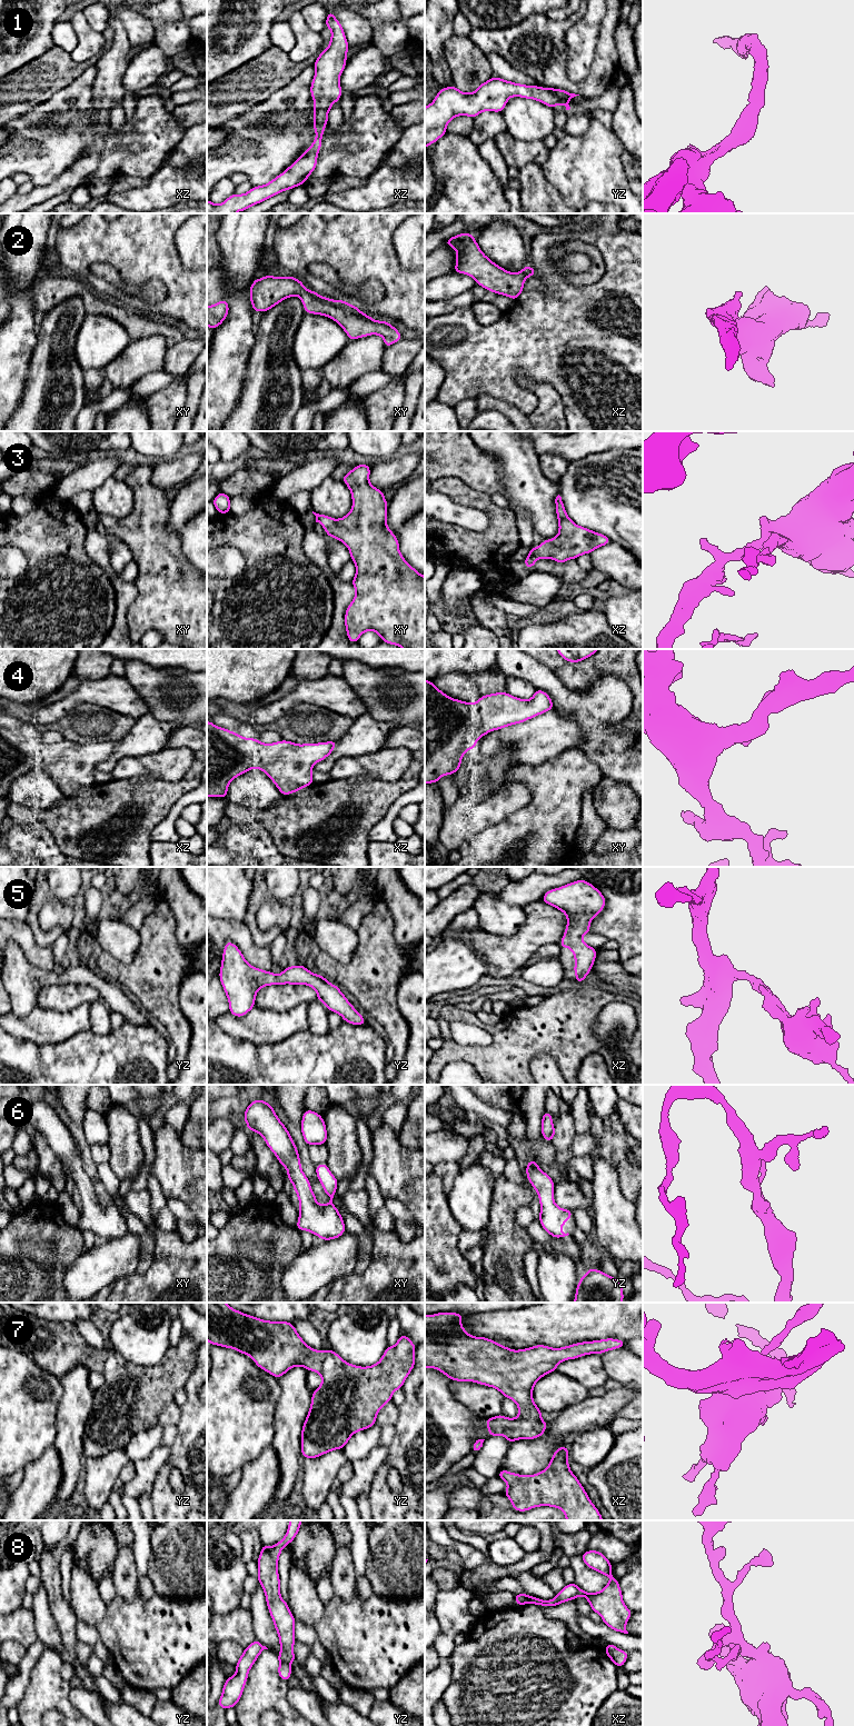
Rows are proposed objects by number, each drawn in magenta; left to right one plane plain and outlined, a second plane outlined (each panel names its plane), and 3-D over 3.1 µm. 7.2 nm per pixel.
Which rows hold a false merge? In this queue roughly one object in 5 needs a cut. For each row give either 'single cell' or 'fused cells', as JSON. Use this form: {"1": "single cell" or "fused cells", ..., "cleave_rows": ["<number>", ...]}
{"1": "single cell", "2": "single cell", "3": "single cell", "4": "single cell", "5": "single cell", "6": "single cell", "7": "single cell", "8": "fused cells", "cleave_rows": ["8"]}

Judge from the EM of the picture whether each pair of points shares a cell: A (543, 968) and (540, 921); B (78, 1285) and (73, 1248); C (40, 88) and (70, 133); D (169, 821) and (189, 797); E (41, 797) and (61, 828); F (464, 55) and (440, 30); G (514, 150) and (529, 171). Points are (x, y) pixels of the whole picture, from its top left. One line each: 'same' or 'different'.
A: different
B: different
C: different
D: same
E: different
F: different
G: different

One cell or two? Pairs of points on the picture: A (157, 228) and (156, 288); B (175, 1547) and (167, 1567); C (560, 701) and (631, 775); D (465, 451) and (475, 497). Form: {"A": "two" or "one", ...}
{"A": "two", "B": "one", "C": "one", "D": "two"}

